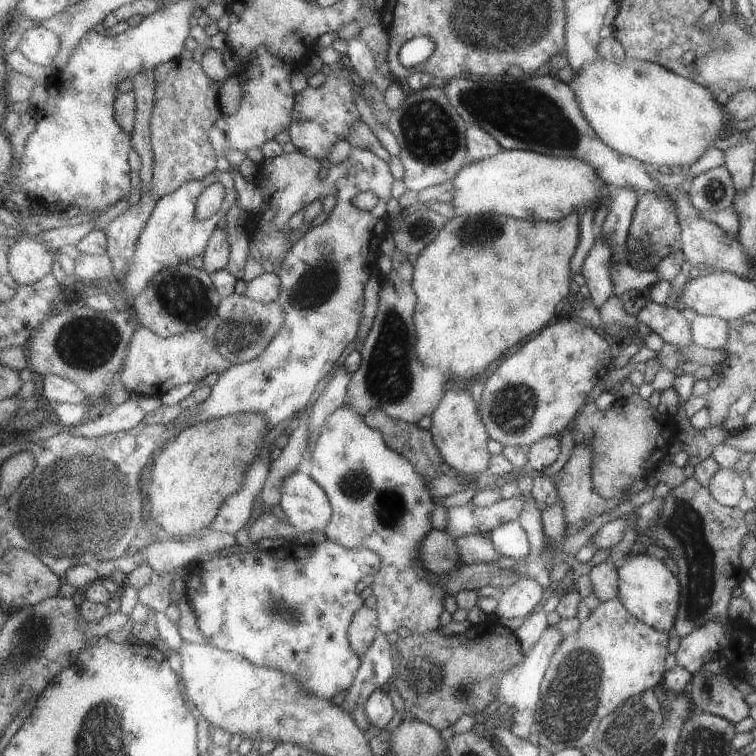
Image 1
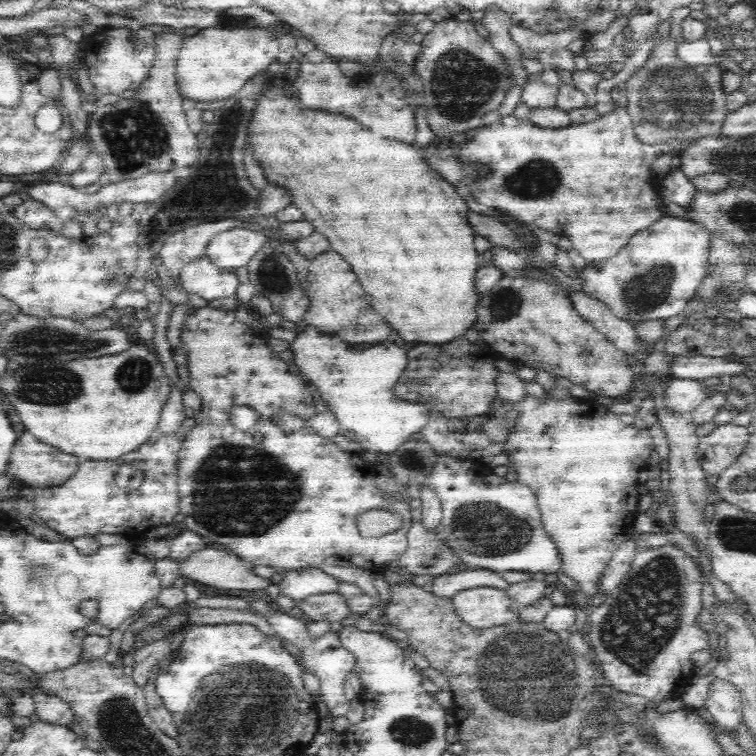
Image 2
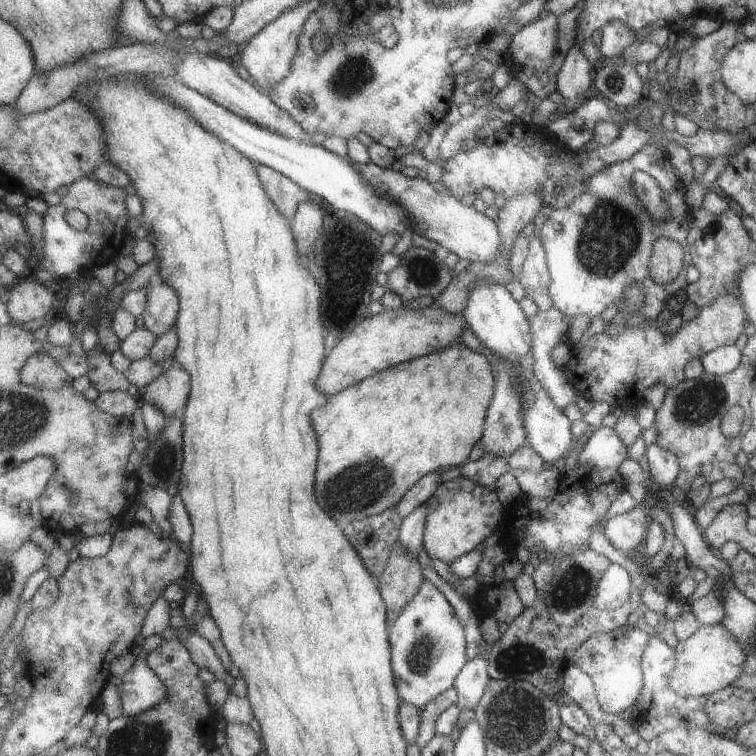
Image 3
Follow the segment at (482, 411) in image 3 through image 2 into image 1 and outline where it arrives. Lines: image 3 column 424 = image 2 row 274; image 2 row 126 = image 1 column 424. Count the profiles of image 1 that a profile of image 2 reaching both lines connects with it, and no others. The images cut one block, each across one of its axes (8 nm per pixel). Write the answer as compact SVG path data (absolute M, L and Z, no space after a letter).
M573 210L561 220L533 222L507 216L451 216L449 224L439 232L435 242L423 250L415 262L417 304L417 356L427 366L449 370L461 380L483 374L491 362L503 358L513 346L525 342L531 332L543 328L553 308L567 296L569 258L581 242L581 210Z

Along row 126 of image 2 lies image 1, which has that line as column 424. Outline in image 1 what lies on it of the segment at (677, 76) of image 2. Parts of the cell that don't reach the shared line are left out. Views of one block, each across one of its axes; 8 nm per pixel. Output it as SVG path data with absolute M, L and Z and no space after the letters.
M497 620L479 626L463 626L457 634L449 636L439 632L411 634L397 644L397 652L399 668L395 670L387 692L395 702L399 720L409 716L439 732L453 728L461 716L483 714L497 698L501 674L505 674L509 666L519 664L525 656L517 632L501 626Z

